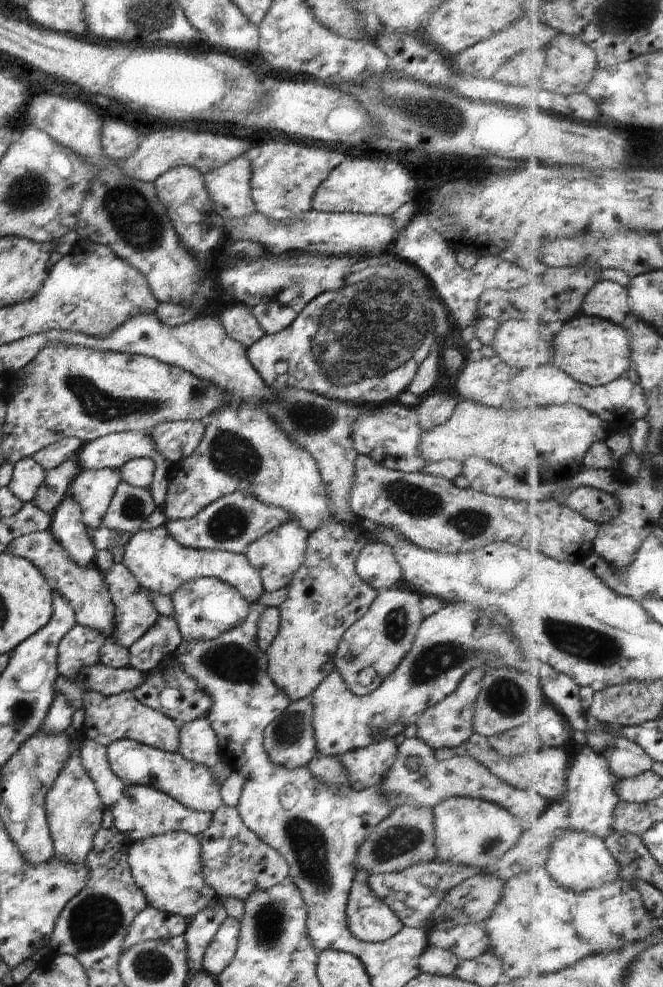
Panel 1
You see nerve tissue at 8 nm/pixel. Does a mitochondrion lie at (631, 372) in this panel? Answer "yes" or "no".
no

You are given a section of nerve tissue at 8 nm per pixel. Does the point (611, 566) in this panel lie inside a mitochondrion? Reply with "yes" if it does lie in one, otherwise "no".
no

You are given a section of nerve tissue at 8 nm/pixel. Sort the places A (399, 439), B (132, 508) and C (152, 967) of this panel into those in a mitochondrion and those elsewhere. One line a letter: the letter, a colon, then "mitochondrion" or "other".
A: other
B: mitochondrion
C: mitochondrion

